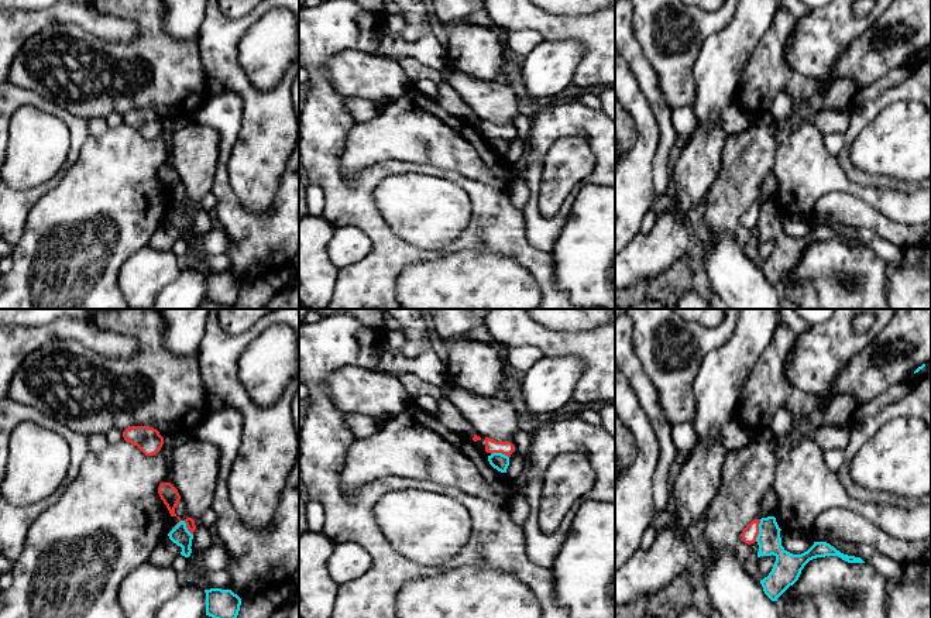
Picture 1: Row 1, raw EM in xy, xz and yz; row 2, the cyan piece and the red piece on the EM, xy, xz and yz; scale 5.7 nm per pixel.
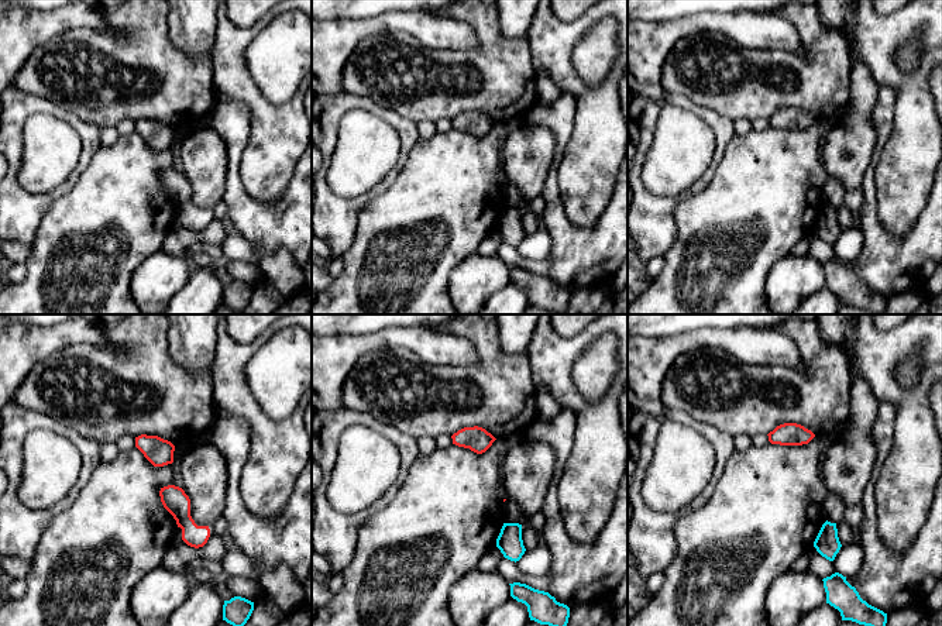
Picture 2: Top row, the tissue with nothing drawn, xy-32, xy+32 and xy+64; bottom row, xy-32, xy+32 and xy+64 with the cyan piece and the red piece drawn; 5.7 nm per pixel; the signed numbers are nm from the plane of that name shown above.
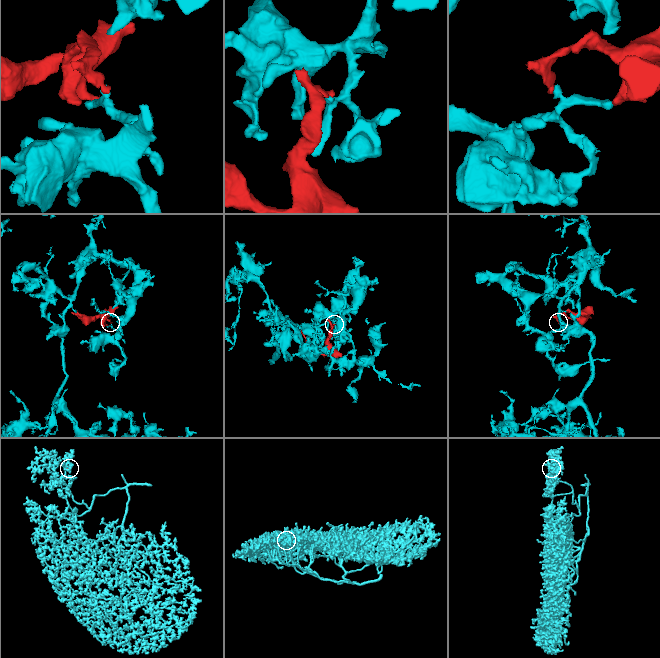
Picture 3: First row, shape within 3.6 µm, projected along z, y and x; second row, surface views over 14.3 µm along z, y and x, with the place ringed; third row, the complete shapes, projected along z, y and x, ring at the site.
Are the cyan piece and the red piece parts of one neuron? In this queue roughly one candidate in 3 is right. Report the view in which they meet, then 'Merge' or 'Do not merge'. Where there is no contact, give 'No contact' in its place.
Touches cyan in yz. Do not merge

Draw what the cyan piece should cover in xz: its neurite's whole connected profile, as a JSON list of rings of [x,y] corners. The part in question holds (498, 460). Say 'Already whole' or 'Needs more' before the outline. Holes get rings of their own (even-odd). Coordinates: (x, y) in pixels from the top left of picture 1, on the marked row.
Already whole. [[[492,453],[488,456],[489,464],[501,473],[506,473],[509,466],[509,457],[502,453]]]

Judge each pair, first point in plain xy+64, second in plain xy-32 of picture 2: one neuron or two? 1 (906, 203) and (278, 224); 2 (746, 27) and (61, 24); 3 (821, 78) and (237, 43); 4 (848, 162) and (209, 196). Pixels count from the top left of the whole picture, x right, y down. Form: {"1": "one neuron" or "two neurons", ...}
{"1": "two neurons", "2": "one neuron", "3": "two neurons", "4": "one neuron"}

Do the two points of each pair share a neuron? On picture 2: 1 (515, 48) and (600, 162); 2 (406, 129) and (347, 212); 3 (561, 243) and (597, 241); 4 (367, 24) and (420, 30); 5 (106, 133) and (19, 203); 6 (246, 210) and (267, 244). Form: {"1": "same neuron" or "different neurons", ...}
{"1": "different neurons", "2": "same neuron", "3": "same neuron", "4": "same neuron", "5": "different neurons", "6": "same neuron"}

